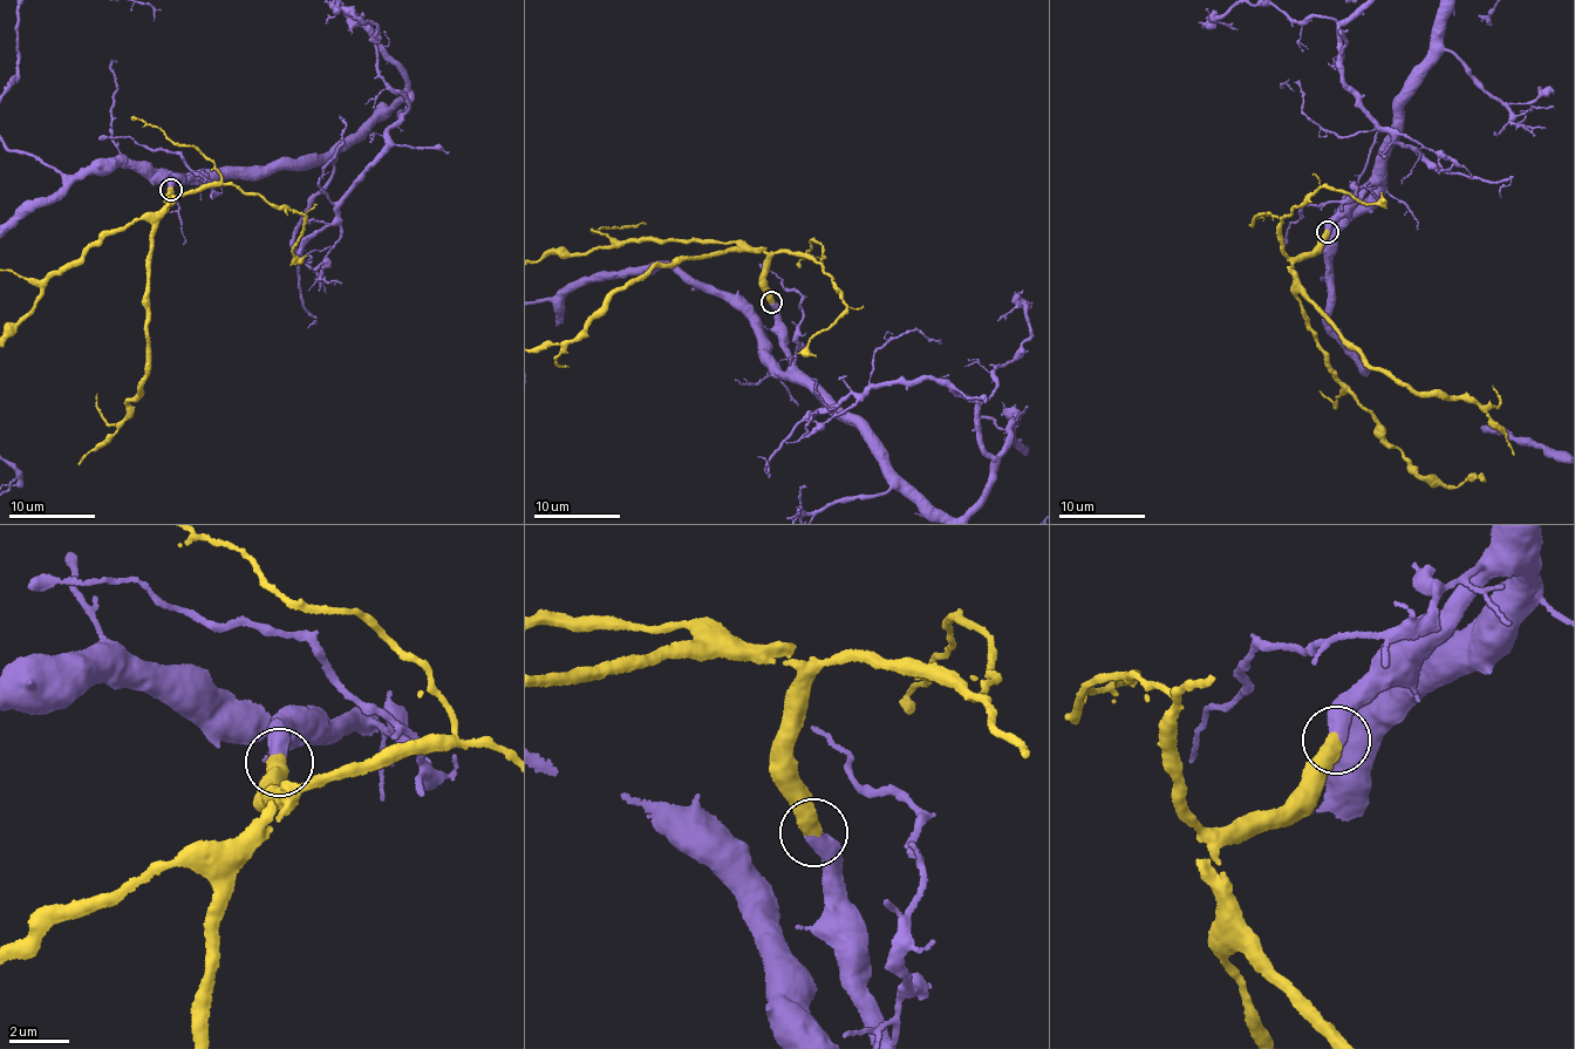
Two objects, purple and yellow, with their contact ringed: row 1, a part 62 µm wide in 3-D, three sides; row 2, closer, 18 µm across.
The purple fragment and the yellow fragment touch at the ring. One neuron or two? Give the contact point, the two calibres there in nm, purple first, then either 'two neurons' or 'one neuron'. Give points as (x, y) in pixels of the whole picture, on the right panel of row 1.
place (1327, 231); calibres 480 and 600 nm; one neuron

